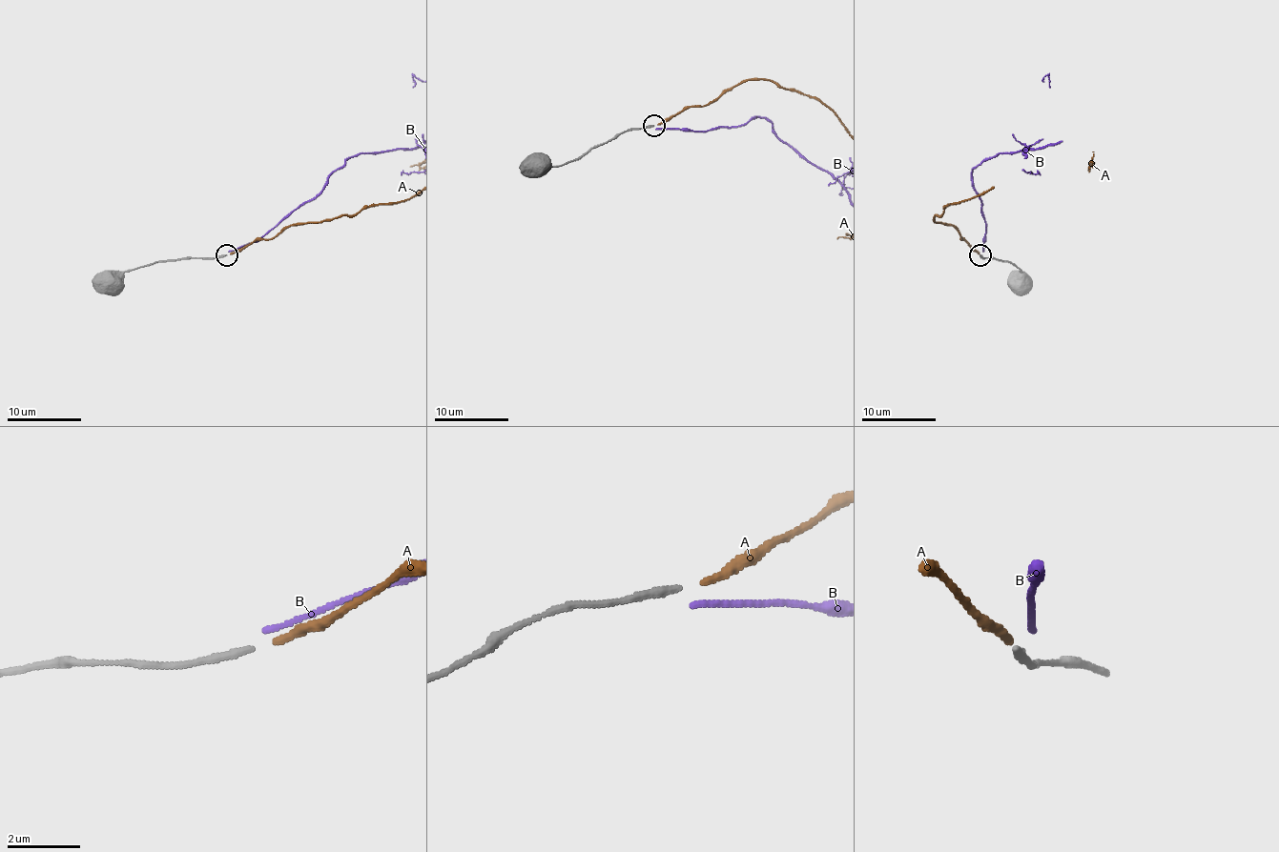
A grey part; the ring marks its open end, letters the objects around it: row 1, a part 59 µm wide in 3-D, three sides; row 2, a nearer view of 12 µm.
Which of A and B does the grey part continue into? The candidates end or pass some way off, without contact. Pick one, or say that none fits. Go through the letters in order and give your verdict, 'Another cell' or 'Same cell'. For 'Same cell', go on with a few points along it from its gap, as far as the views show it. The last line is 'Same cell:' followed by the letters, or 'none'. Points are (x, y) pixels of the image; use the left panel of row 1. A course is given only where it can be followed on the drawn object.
A: Same cell
B: Another cell
Same cell: A

